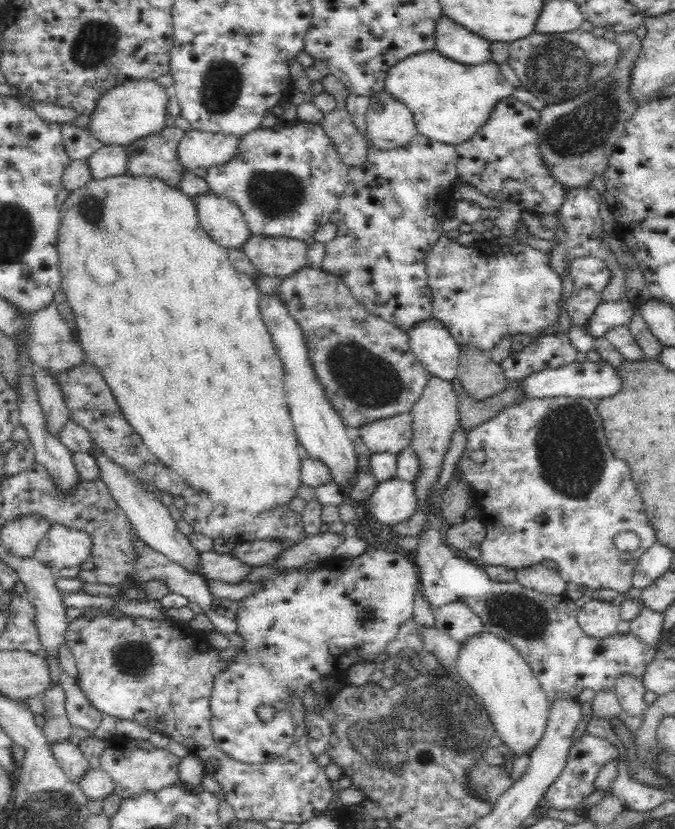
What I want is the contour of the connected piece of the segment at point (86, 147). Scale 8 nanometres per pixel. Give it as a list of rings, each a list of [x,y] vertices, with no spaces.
[[[61,123],[60,128],[65,150],[71,162],[86,161],[104,146],[99,140],[88,134],[87,130],[71,125],[71,123]]]

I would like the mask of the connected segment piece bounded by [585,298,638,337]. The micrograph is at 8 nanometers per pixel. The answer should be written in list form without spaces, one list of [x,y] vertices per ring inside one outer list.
[[[628,298],[622,302],[600,302],[587,318],[585,331],[594,337],[603,336],[610,327],[626,325],[634,309],[638,309],[638,305]]]

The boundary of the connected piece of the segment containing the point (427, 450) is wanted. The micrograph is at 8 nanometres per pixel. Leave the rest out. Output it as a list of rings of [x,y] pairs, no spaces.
[[[430,376],[428,384],[420,398],[409,412],[411,414],[411,437],[409,446],[414,449],[418,459],[418,472],[411,482],[416,495],[416,510],[414,516],[406,518],[406,522],[390,525],[390,533],[398,538],[419,538],[431,525],[431,511],[433,510],[433,493],[444,466],[444,458],[452,442],[452,434],[459,426],[459,412],[457,409],[457,394],[451,382]]]

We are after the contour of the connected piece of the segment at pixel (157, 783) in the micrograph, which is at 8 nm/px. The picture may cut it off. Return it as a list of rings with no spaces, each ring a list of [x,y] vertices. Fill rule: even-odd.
[[[112,738],[110,748],[102,754],[100,769],[112,779],[113,790],[122,798],[132,796],[145,790],[160,790],[165,786],[176,785],[180,782],[181,758],[170,750],[157,748],[148,740]]]

